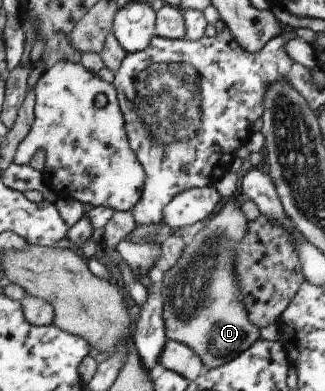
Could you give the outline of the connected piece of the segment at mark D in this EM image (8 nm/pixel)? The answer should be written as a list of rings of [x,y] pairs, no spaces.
[[[235,199],[225,200],[215,214],[205,221],[204,228],[188,241],[181,259],[165,269],[163,278],[164,312],[166,334],[169,339],[184,343],[196,351],[205,362],[207,370],[229,363],[261,340],[260,327],[250,318],[242,285],[236,274],[238,247],[250,231],[250,220],[241,211]]]

